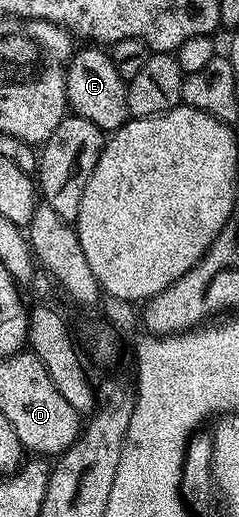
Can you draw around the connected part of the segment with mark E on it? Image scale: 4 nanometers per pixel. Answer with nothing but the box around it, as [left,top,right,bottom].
[65,45,130,132]

